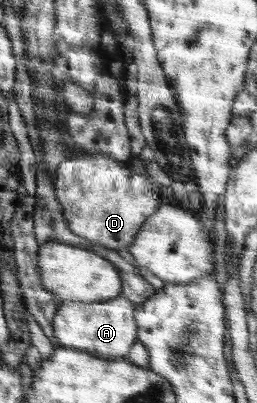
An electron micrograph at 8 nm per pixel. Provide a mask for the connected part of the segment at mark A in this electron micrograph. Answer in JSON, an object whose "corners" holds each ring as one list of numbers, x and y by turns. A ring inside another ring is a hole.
{"corners":[[122,295,99,303,83,303,63,300,56,307,52,327,54,337,61,347,74,348,95,354,107,360,115,360,130,354,138,340,138,323,134,302]]}

